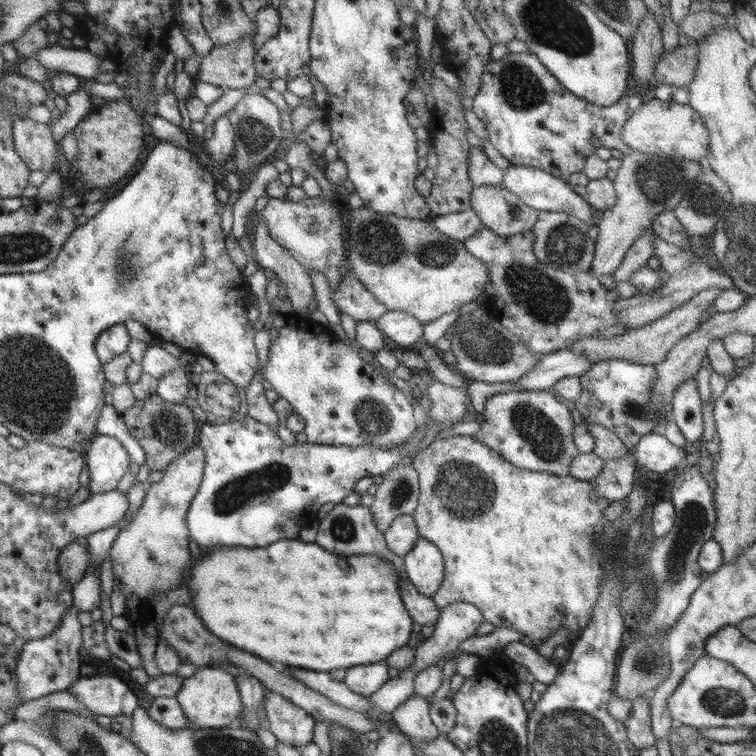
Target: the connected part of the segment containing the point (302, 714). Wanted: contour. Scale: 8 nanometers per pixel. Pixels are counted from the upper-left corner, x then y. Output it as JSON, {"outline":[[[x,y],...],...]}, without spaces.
{"outline":[[[266,686],[265,718],[278,741],[298,748],[312,742],[315,718]]]}

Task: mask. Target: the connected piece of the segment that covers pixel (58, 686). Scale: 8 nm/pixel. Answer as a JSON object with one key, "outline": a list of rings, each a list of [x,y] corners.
{"outline":[[[70,605],[61,618],[59,627],[45,637],[28,640],[19,652],[17,662],[17,689],[23,702],[40,698],[41,696],[67,690],[67,688],[80,678],[82,658],[78,651],[82,646],[83,626],[78,619],[81,610],[76,605]]]}

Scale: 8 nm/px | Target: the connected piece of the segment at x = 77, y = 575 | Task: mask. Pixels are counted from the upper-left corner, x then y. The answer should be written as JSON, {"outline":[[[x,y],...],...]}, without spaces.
{"outline":[[[72,541],[60,551],[57,571],[68,584],[74,585],[87,573],[89,561],[87,549],[77,541]]]}

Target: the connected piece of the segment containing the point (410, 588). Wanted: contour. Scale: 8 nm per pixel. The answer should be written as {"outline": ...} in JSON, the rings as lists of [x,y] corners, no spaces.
{"outline":[[[400,578],[399,591],[402,602],[413,622],[418,622],[420,625],[435,624],[440,616],[441,609],[436,606],[432,597],[420,594],[408,579]]]}

